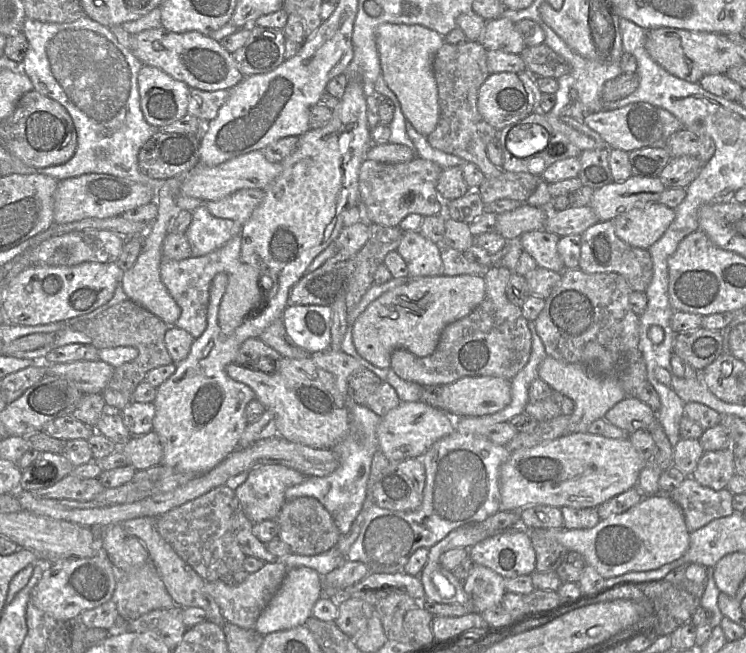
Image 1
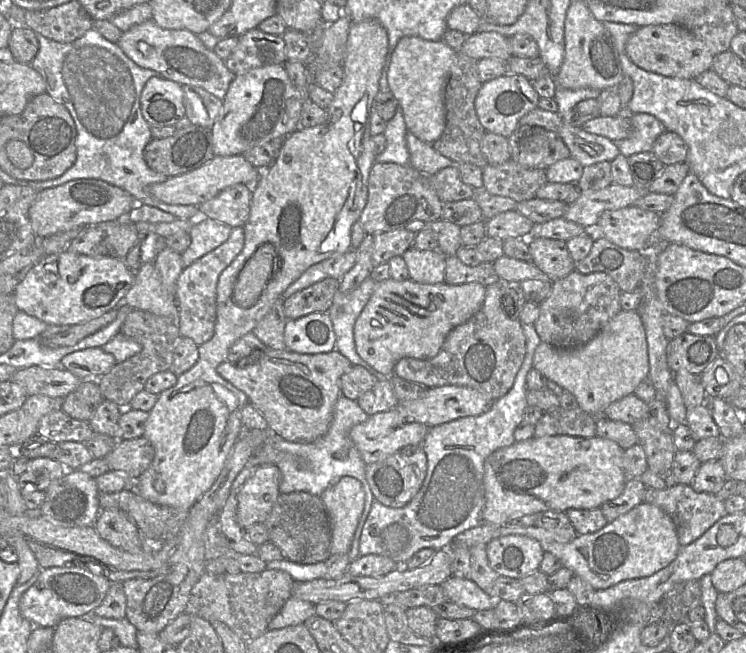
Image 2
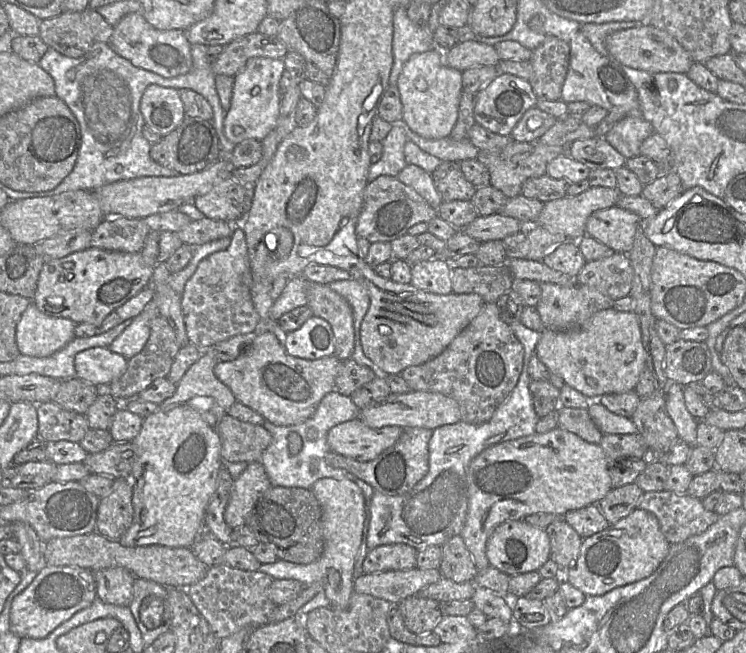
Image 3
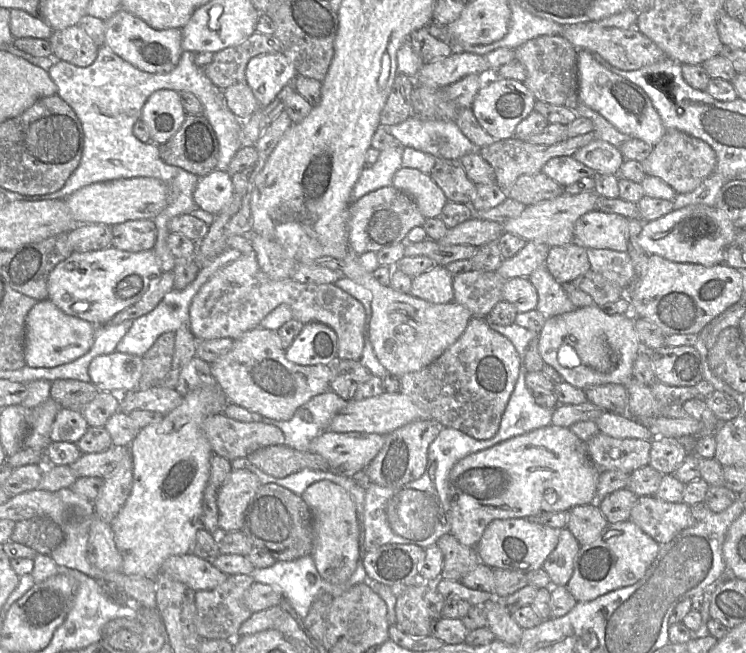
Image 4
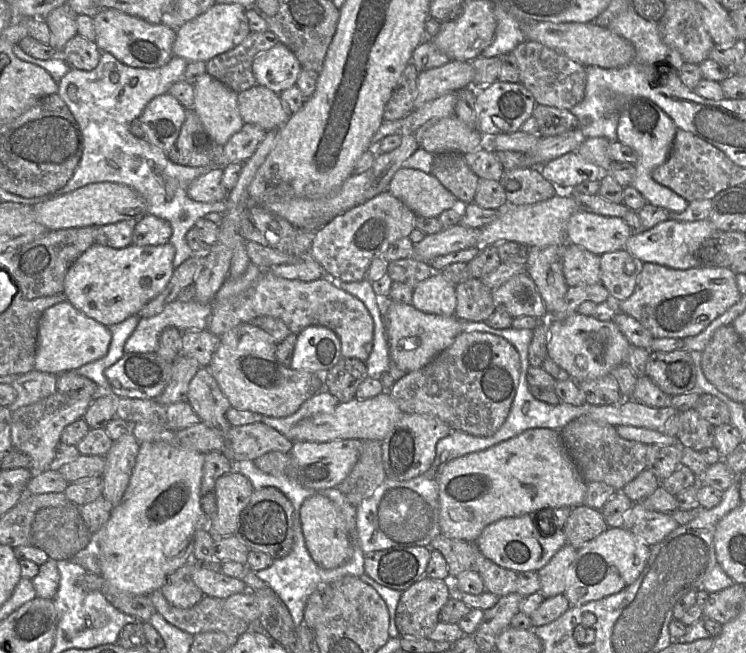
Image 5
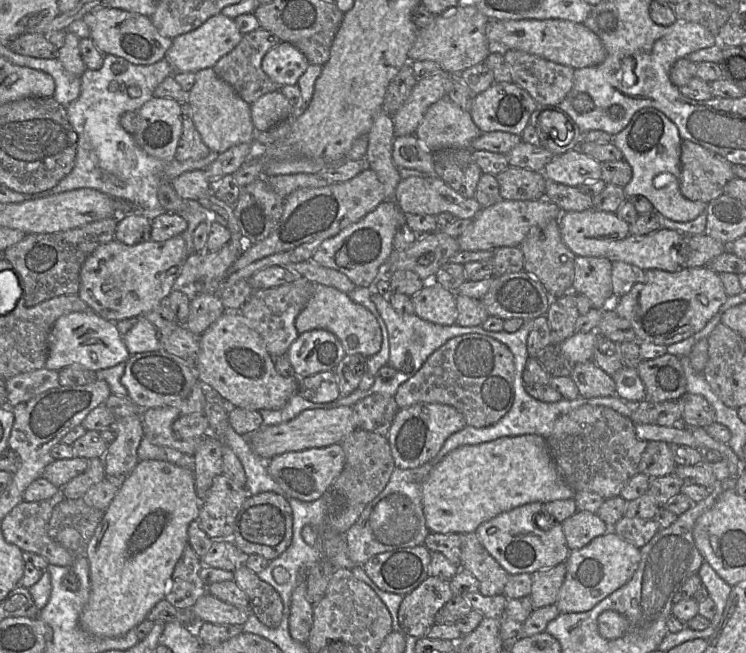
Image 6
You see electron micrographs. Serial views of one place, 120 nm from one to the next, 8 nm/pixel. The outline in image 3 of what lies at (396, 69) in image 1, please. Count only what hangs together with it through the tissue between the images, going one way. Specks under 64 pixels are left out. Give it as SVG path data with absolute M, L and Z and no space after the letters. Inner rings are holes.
M434 46L428 51L415 53L406 61L397 81L403 106L402 123L410 130L426 139L448 137L458 118L462 93L462 72L449 67L444 62L444 51Z

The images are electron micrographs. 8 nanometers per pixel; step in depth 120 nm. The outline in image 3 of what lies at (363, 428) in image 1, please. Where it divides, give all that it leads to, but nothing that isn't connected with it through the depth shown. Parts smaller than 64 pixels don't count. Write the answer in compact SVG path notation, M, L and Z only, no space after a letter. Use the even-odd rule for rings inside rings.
M331 391L322 398L313 415L299 424L292 426L277 426L264 420L263 427L270 433L271 442L260 458L260 462L271 482L271 486L311 489L314 483L322 478L336 480L347 478L358 485L365 499L365 518L361 536L361 545L358 554L356 555L353 569L353 582L354 579L364 573L362 565L368 552L366 540L370 522L370 505L374 489L363 480L356 478L345 470L329 466L325 461L325 457L330 452L327 444L327 435L330 429L343 422L358 419L359 413L360 410L349 396L344 396L337 391ZM291 433L298 434L302 439L302 447L297 454L291 454L288 448L288 437Z

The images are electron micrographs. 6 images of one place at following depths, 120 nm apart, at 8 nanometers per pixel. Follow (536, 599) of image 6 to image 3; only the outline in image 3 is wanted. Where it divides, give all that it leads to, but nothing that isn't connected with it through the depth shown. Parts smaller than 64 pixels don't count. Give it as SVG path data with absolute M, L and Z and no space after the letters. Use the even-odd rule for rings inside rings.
M558 517L546 529L550 538L550 559L563 571L574 566L583 538L564 520Z

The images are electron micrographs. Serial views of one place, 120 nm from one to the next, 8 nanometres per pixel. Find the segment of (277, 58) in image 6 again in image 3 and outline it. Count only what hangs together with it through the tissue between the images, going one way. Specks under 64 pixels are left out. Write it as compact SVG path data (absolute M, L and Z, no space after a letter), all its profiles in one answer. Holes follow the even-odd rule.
M251 58L234 76L230 108L224 117L225 136L234 144L244 140L261 140L275 127L282 97L280 80L284 71L283 59Z

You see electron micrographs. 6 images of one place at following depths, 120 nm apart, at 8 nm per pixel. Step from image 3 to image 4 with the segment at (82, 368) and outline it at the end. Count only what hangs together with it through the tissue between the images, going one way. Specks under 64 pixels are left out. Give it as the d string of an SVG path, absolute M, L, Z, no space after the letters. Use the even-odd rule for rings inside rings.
M113 352L95 357L89 365L91 382L100 390L121 394L137 390L142 374L142 358Z

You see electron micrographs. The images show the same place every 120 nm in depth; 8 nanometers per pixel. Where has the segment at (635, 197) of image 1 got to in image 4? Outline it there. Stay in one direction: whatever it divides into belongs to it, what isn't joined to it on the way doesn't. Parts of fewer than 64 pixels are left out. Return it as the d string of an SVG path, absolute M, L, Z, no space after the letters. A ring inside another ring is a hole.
M594 191L574 195L563 192L556 198L526 206L518 217L503 224L504 232L519 236L526 241L545 244L549 248L569 244L574 241L575 222L587 212L596 210L599 197Z

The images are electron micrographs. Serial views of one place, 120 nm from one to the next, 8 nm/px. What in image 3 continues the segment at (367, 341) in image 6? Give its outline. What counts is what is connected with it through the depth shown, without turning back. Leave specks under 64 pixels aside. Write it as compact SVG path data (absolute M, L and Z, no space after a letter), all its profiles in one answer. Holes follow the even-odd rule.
M234 226L230 244L225 250L214 252L199 262L181 294L181 308L188 340L200 350L212 348L215 344L236 335L258 332L261 318L252 300L250 262L245 234L241 227ZM310 283L307 305L313 316L326 320L332 328L335 338L335 353L340 361L351 358L354 350L353 311L341 295L329 285Z

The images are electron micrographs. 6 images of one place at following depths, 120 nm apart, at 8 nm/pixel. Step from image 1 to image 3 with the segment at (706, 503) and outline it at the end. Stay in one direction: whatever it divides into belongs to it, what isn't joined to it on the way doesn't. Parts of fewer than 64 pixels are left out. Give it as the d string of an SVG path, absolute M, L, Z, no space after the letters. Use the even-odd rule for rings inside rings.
M644 492L637 508L656 516L662 533L672 545L703 533L720 517L707 511L701 500L687 493Z

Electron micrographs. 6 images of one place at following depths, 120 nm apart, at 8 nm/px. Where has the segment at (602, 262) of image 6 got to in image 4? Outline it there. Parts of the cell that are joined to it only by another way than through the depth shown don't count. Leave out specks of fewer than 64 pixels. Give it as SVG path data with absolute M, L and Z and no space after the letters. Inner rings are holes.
M575 241L550 247L544 266L559 283L573 282L591 270L587 248Z

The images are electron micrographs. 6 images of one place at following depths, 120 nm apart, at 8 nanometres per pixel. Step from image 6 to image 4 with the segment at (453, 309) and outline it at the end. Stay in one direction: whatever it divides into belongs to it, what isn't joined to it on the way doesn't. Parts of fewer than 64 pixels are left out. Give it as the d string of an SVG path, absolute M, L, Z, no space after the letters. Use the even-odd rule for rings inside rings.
M435 265L412 278L410 294L434 304L453 302L453 277L446 266Z

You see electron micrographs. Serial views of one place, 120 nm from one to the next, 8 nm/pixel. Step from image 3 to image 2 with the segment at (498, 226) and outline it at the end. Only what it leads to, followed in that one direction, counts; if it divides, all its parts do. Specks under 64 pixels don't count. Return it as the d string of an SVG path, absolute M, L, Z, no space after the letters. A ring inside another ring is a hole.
M516 209L486 220L486 235L502 241L508 238L530 238L534 223Z

